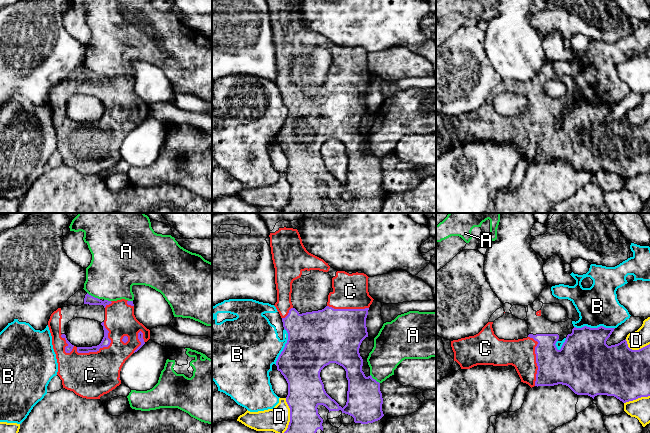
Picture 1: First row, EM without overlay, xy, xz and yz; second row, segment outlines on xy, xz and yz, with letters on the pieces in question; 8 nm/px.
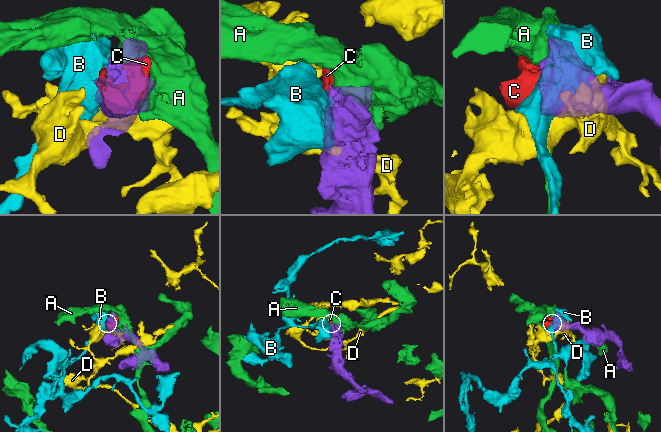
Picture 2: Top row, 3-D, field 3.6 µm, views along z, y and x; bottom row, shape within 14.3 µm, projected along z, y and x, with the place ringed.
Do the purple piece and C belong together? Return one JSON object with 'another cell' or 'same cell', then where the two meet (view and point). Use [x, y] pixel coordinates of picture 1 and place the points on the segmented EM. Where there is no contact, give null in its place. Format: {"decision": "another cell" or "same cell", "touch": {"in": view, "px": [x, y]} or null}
{"decision": "same cell", "touch": {"in": "xy", "px": [104, 346]}}

